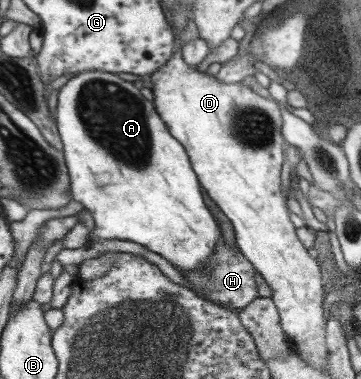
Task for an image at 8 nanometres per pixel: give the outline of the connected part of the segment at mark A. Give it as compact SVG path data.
M89 71L72 75L63 80L58 87L56 125L64 144L64 158L67 160L72 184L72 201L81 203L93 216L95 228L89 232L89 237L87 237L89 241L95 242L97 239L131 240L131 242L142 244L147 250L165 258L179 272L193 274L197 270L201 270L201 272L209 270L213 252L217 250L215 242L219 240L221 232L219 232L219 226L217 226L215 218L211 216L211 212L207 210L207 206L203 202L203 192L201 192L201 186L199 186L200 179L196 172L191 170L190 158L187 158L184 145L168 129L167 123L157 112L154 102L151 102L151 99L145 100L142 92L139 92L139 88L135 88L131 84L131 78L103 71Z

